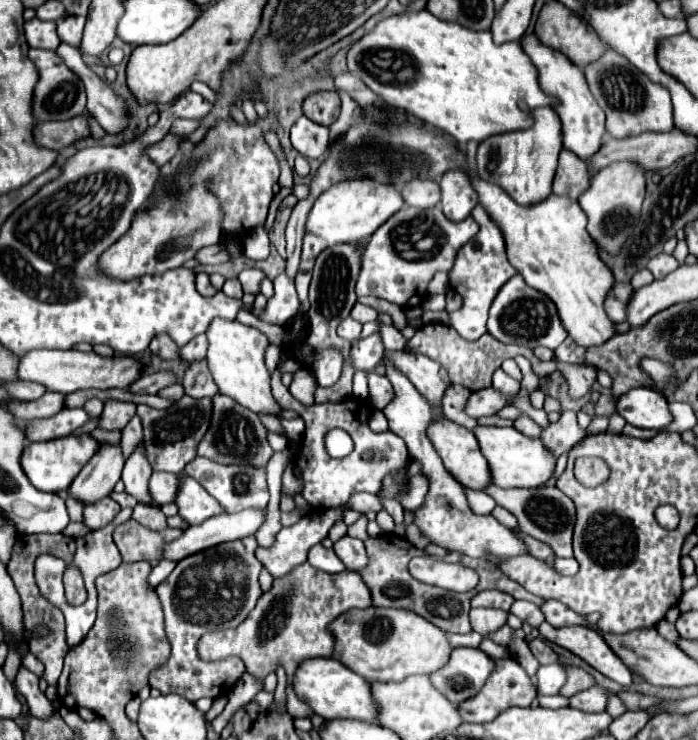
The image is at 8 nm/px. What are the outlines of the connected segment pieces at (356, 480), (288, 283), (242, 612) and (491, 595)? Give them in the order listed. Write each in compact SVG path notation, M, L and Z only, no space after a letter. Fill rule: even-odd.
M279 372L273 374L271 378L271 390L273 398L281 406L281 410L293 410L305 420L305 434L301 442L301 450L297 454L297 468L301 470L303 476L303 498L313 506L313 508L333 508L333 506L343 506L353 492L371 492L379 494L383 488L383 480L391 474L401 472L409 464L409 454L405 442L397 436L387 432L373 432L367 424L371 416L371 406L359 404L355 400L345 400L345 402L335 402L335 404L313 404L313 406L303 406L299 400L291 396L291 392L281 384ZM331 428L343 428L345 432L351 434L355 442L353 454L333 460L327 456L323 448L323 436Z
M279 274L273 280L275 282L275 294L273 298L269 298L265 310L257 316L263 322L269 324L287 324L287 320L291 320L297 310L299 310L299 298L295 292L295 282L291 278L287 278L287 274Z
M251 534L235 542L219 544L217 554L215 548L191 554L179 560L171 576L155 588L165 614L165 634L171 644L171 654L163 666L149 674L151 688L157 688L161 694L179 694L191 702L203 696L217 698L219 694L227 692L245 672L243 660L201 660L197 654L197 642L209 630L227 630L239 626L255 608L255 602L263 594L259 588L263 564L255 558L257 546L257 538Z
M483 590L479 594L475 594L475 598L471 598L471 606L489 606L489 608L501 608L501 610L509 610L511 604L515 602L515 598L511 598L509 594L503 594L499 590Z

